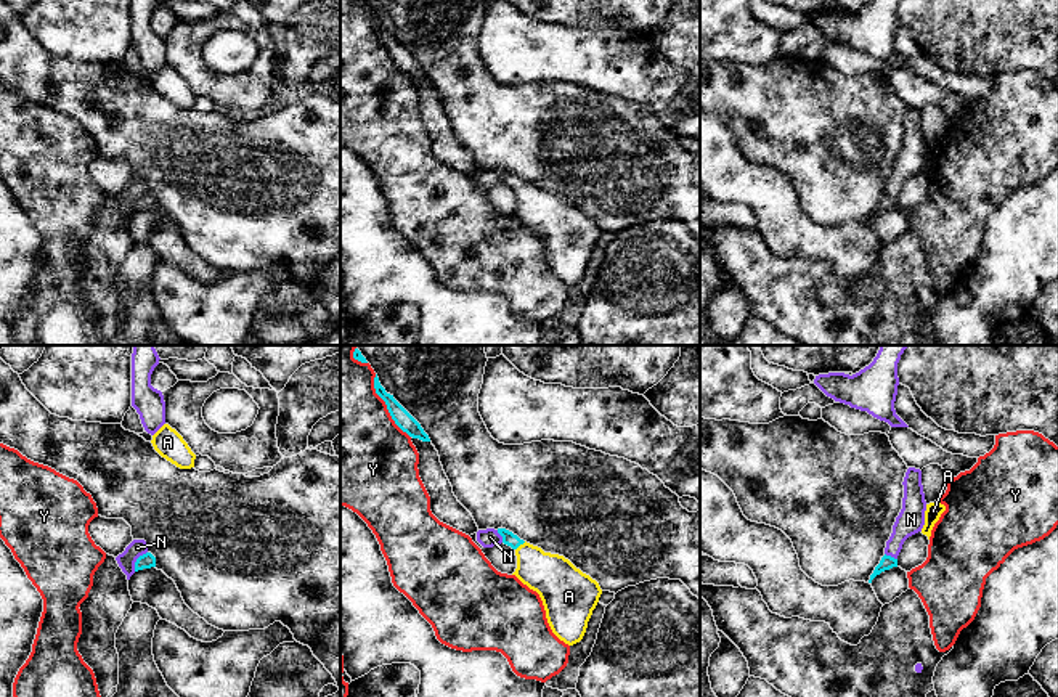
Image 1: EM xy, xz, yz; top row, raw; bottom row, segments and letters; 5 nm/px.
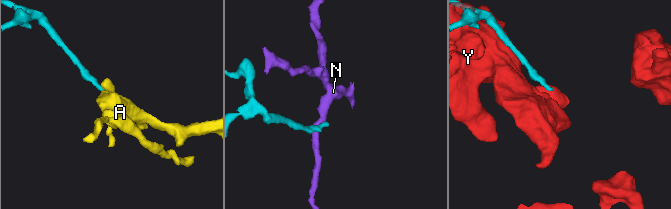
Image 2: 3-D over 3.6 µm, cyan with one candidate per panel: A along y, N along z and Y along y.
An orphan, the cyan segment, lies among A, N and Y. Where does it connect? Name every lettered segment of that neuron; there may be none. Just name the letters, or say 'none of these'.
A

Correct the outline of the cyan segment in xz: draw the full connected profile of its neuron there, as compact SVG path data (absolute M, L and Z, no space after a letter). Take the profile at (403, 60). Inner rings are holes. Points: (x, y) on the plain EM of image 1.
M374 18L376 34L385 42L387 50L395 64L413 79L430 82L421 64L380 26L379 18Z

